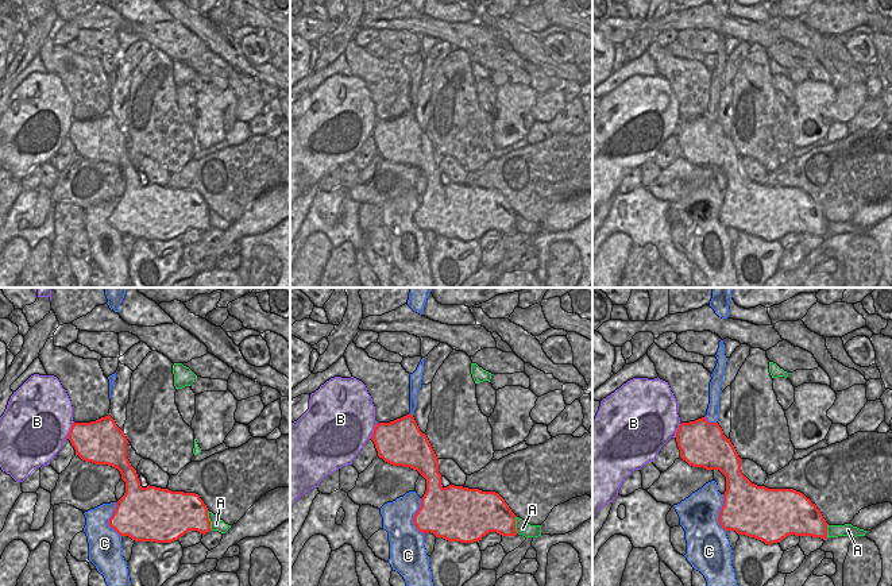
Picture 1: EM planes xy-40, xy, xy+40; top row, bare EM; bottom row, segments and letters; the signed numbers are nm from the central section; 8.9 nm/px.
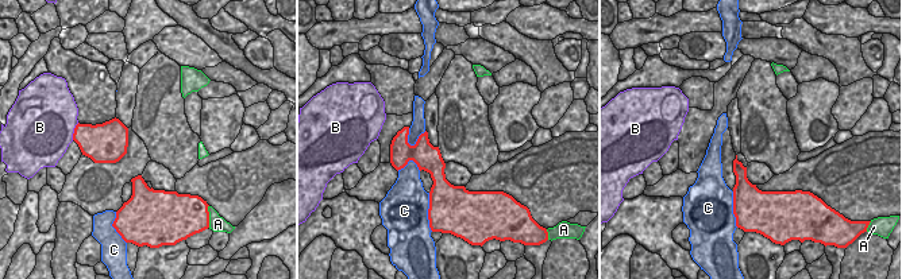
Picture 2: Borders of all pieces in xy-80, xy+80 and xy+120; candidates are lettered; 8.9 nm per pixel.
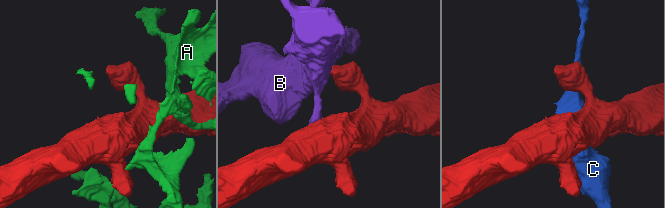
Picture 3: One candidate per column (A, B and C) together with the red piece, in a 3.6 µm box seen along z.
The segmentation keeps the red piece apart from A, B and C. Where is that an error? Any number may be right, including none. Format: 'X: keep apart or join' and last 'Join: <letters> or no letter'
A: keep apart
B: keep apart
C: keep apart
Join: no letter

